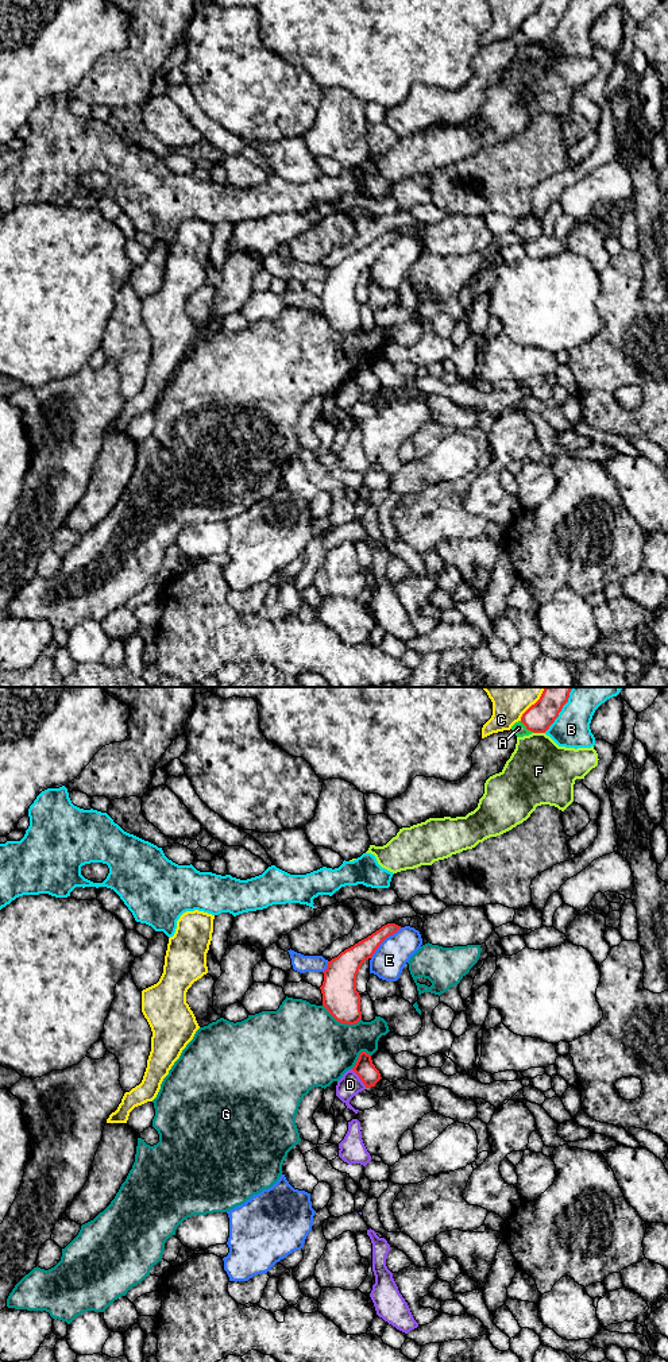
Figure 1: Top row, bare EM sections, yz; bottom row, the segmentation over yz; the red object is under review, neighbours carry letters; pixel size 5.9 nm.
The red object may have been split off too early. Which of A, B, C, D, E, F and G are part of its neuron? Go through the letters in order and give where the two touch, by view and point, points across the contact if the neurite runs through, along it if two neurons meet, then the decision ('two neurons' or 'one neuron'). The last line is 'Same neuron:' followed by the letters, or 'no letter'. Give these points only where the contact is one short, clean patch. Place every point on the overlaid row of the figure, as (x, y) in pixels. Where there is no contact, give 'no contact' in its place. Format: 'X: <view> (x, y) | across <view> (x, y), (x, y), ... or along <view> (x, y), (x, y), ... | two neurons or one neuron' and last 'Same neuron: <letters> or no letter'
A: yz (526, 728) | two neurons
B: yz (560, 710) | two neurons
C: yz (535, 703) | two neurons
D: yz (359, 1077) | along yz (351, 1069), (366, 1087) | two neurons
E: yz (383, 940) | two neurons
F: yz (539, 732) | along yz (533, 732), (544, 733) | two neurons
G: yz (342, 1022) | two neurons
Same neuron: no letter

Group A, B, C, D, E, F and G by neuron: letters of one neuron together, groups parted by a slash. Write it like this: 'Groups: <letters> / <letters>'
Groups: A / B / C / D / E / F / G

